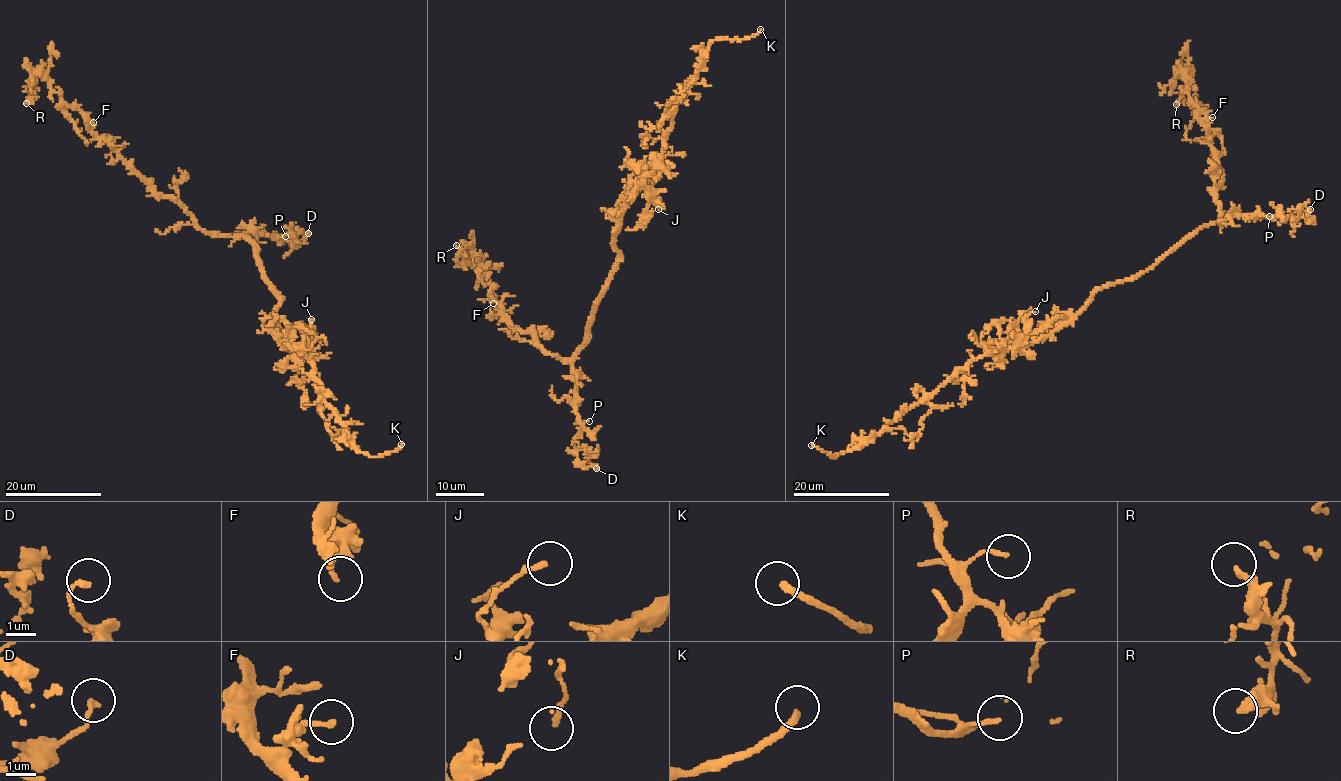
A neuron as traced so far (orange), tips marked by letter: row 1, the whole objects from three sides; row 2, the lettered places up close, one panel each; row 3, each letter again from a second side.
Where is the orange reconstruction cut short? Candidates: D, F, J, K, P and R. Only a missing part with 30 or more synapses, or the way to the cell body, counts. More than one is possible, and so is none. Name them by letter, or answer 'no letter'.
K

